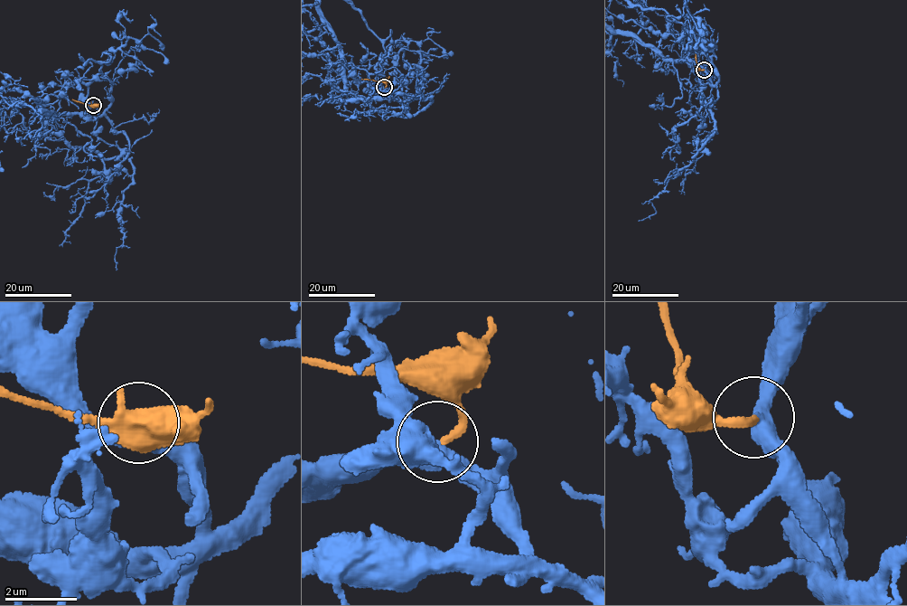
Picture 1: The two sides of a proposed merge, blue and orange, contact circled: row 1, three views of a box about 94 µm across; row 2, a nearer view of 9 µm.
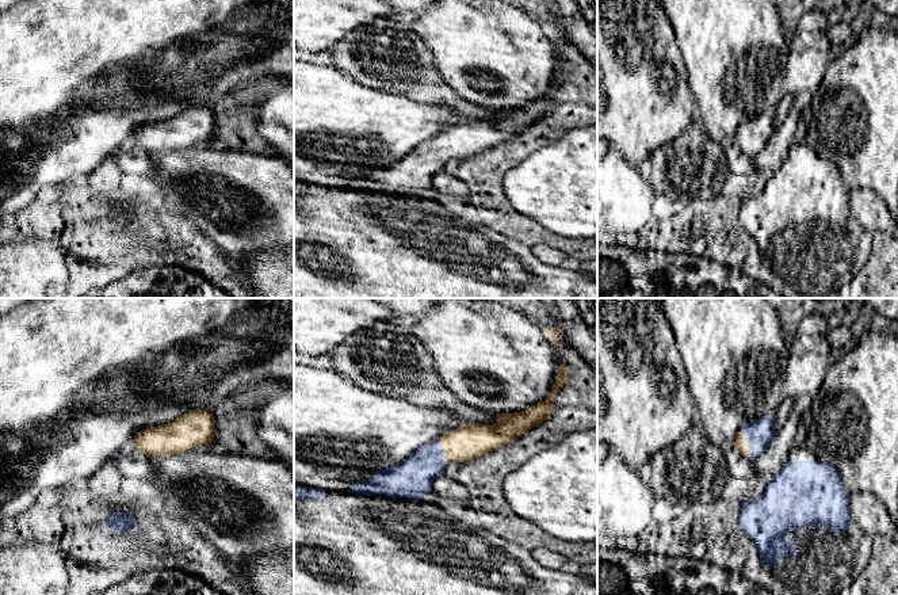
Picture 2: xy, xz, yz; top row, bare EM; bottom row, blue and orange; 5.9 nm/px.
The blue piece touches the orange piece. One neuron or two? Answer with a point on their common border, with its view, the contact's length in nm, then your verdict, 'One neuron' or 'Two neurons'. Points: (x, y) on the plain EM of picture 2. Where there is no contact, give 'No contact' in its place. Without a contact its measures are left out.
Touches blue at yz (748, 138). Shared border 180 nm. One neuron

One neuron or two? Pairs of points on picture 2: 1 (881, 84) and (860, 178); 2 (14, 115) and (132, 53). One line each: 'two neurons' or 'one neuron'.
1: one neuron
2: one neuron

